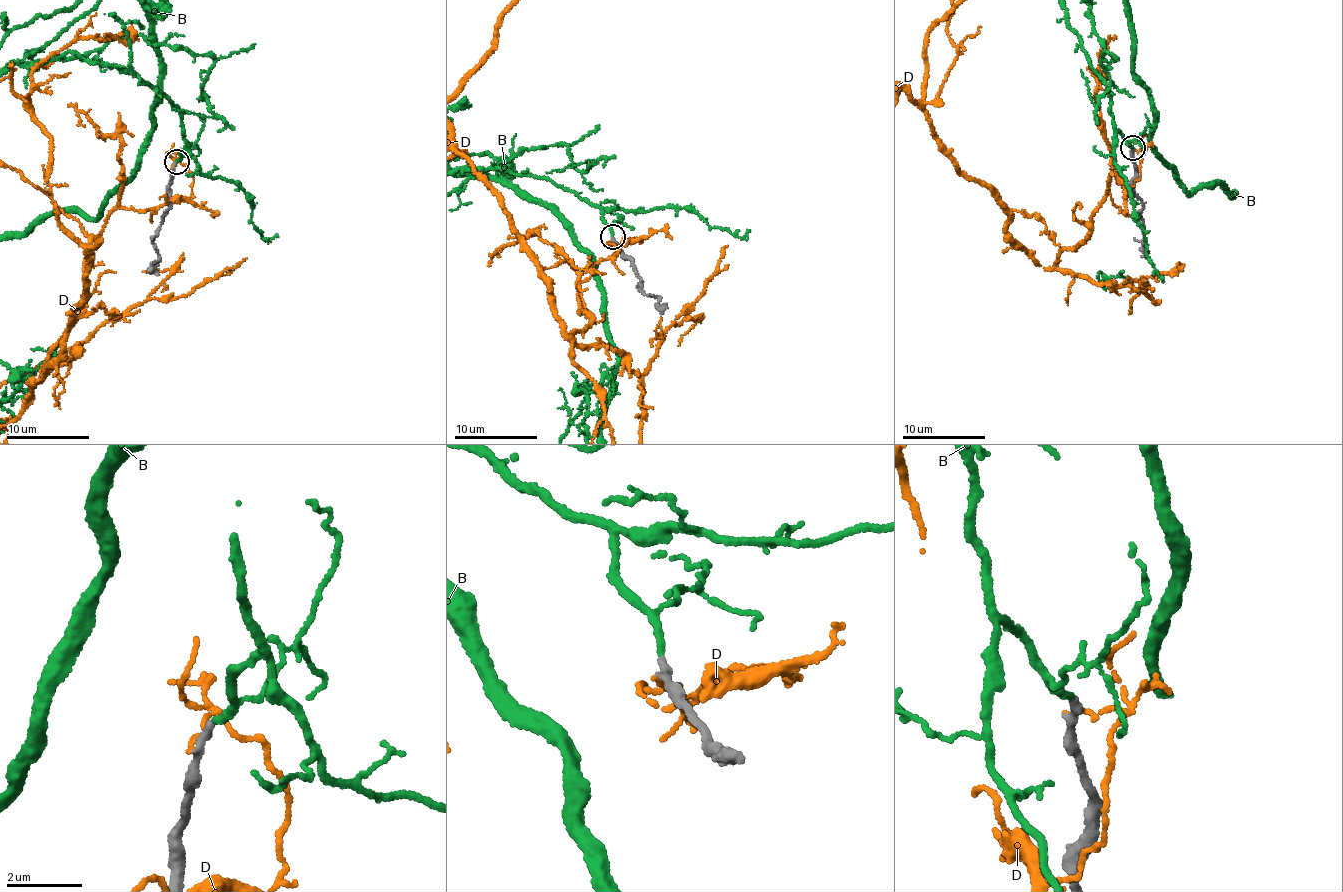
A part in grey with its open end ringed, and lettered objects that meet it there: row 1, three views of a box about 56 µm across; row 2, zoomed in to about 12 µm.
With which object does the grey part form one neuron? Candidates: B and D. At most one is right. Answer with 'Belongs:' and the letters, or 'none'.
Belongs: B

